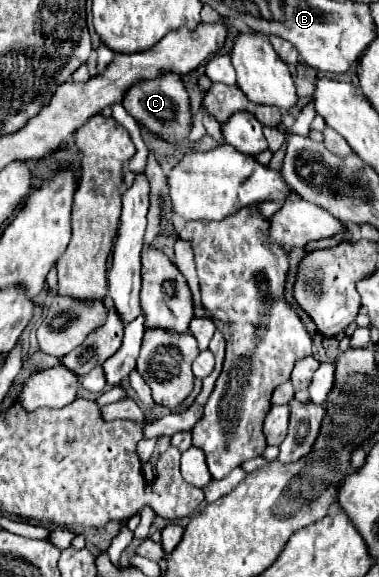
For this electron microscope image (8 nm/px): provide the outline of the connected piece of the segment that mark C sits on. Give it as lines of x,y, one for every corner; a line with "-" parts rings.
162,75
160,79
142,81
136,83
136,87
130,87
130,91
124,97
126,111
148,131
158,135
166,141
182,141
192,131
192,111
190,111
190,97
180,81
180,75

